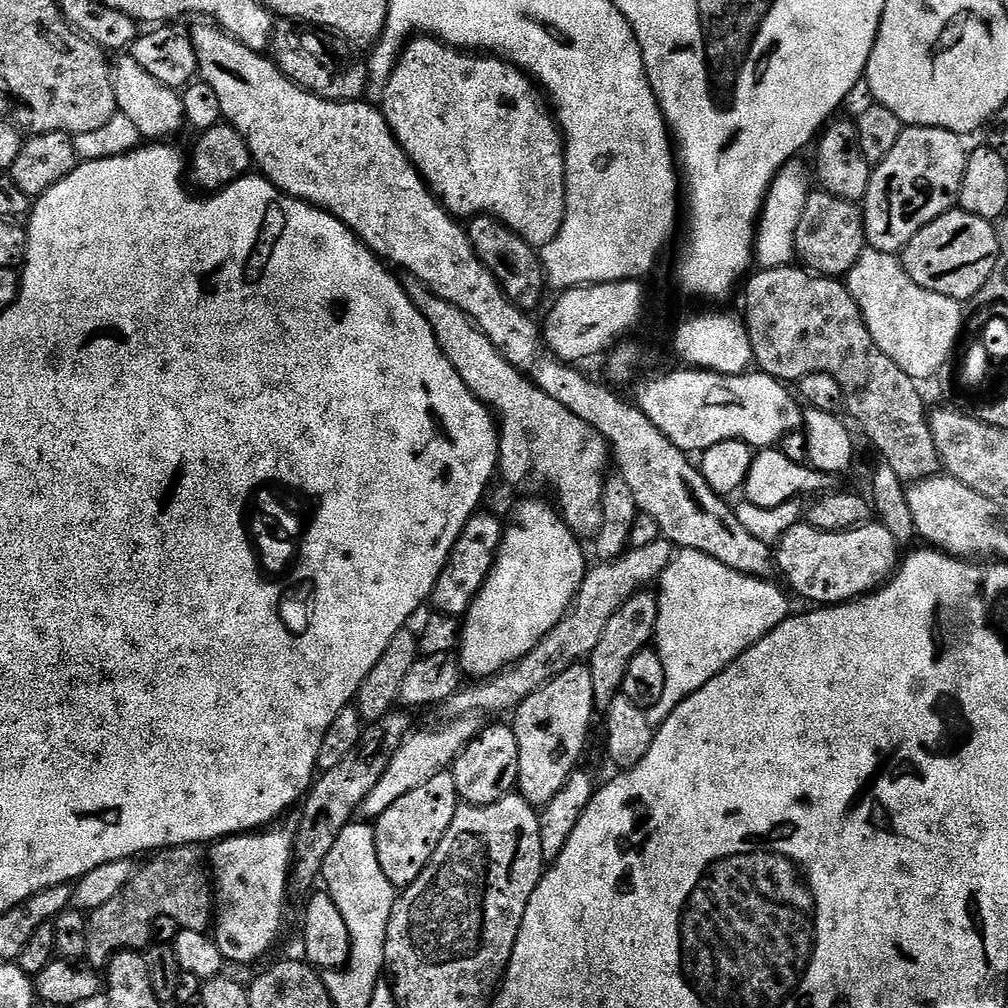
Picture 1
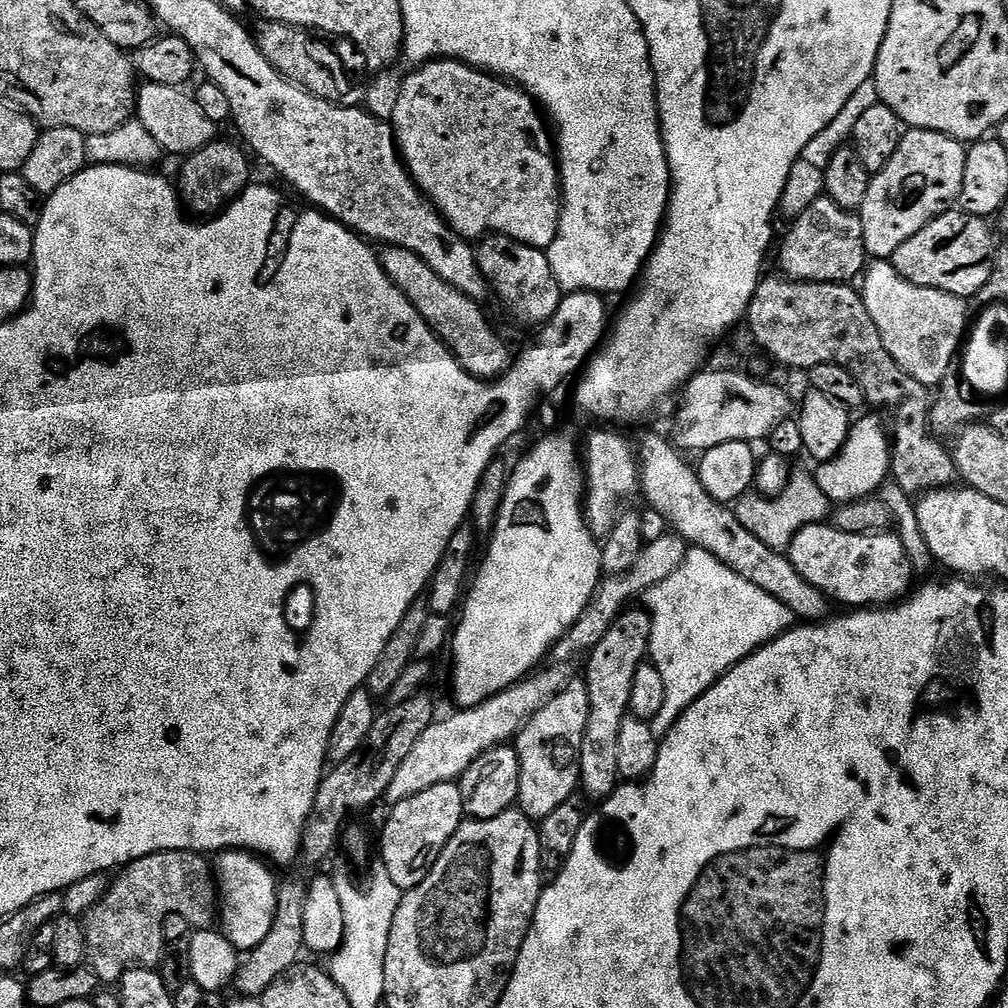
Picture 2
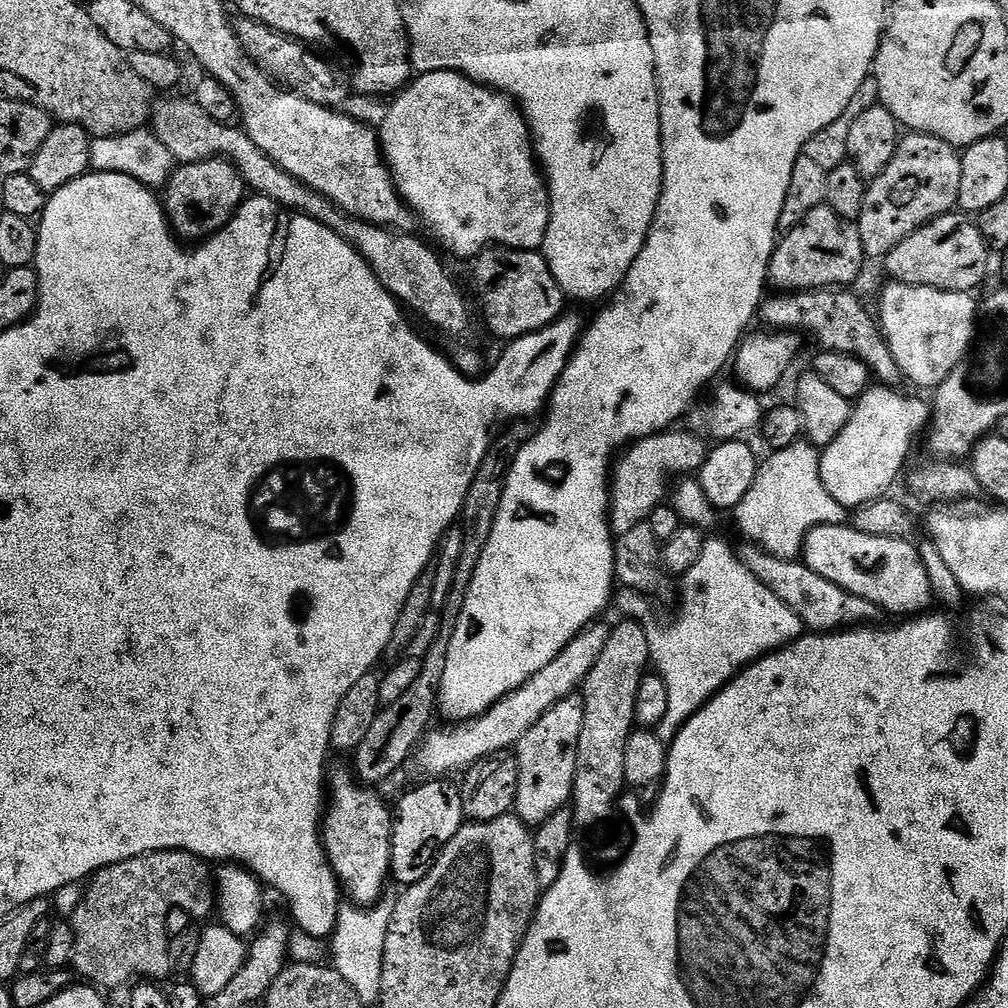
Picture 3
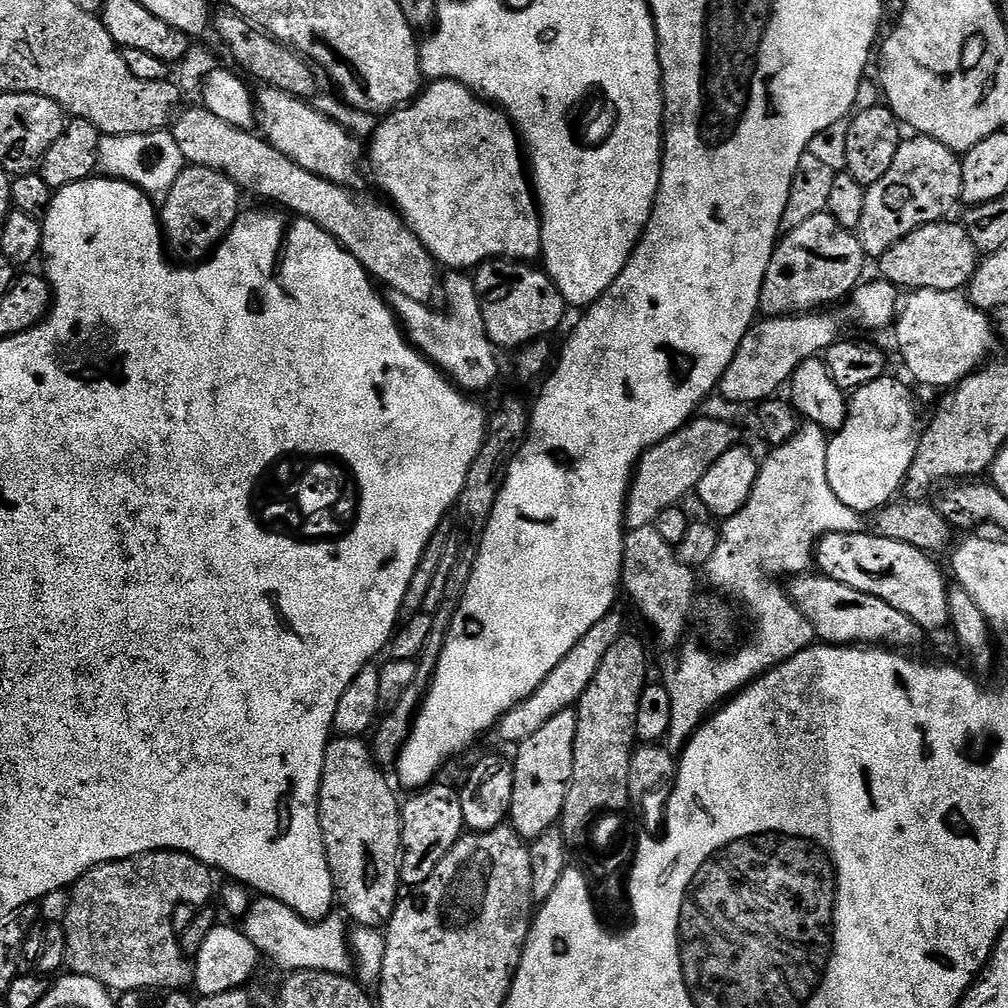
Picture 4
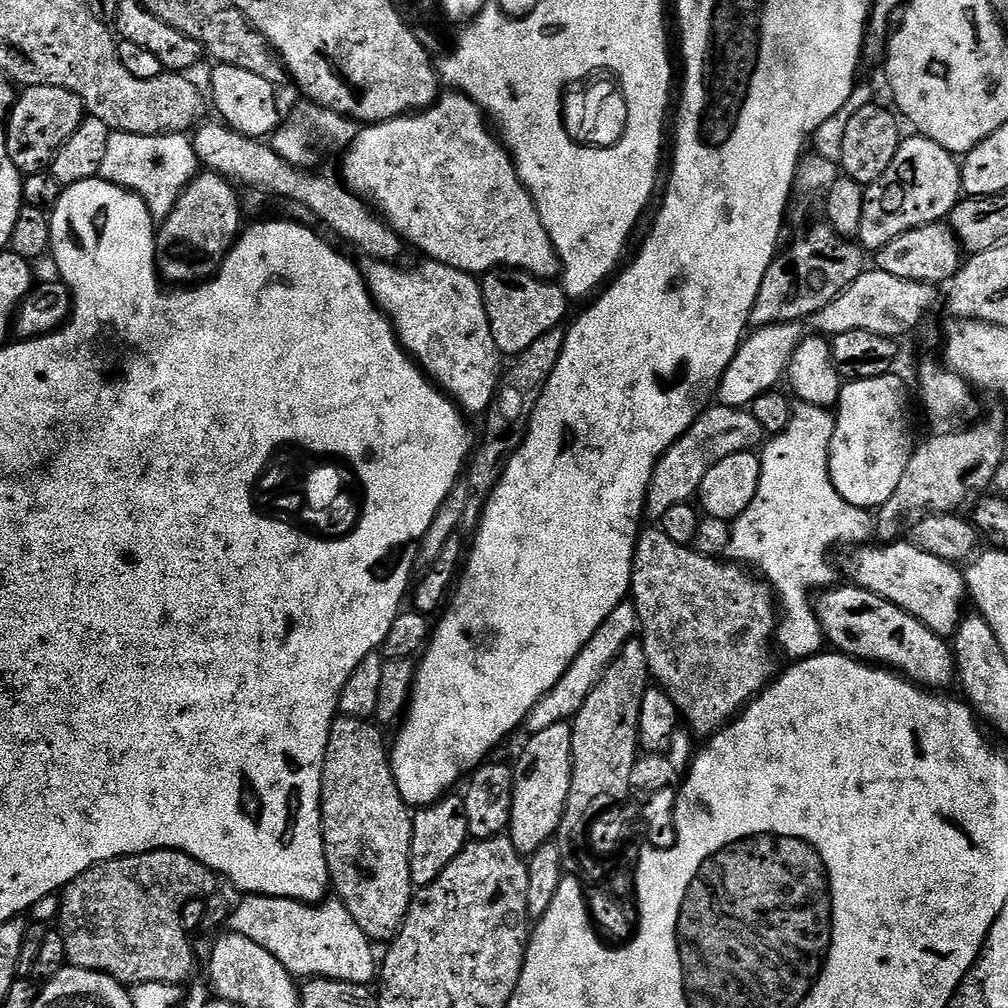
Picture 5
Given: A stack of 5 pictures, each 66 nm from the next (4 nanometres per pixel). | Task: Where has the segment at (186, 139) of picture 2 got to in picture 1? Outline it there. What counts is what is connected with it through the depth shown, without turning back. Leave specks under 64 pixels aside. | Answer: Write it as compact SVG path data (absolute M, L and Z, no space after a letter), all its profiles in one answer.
M120 54L115 57L110 68L114 98L119 115L130 118L134 126L138 126L141 137L148 142L164 142L176 138L180 131L186 128L184 114L184 97L179 91L170 86L162 86L151 74L146 74L138 62L130 54Z

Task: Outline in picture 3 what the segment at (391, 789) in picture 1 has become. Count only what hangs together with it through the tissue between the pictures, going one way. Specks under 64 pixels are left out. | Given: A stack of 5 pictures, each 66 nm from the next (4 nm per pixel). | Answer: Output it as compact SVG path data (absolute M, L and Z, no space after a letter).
M600 623L589 624L561 650L558 658L550 662L550 666L542 666L542 670L538 670L534 678L530 678L508 696L503 696L481 716L448 726L452 728L437 727L429 731L412 753L410 769L412 768L414 775L420 776L416 778L444 778L452 774L448 772L459 773L461 770L467 770L482 758L492 756L495 752L515 749L526 734L526 730L530 730L530 726L534 726L534 722L538 722L538 718L542 718L542 714L546 714L550 706L562 702L562 698L573 695L583 685L594 662L598 662L598 654L602 654L602 649L606 646L610 628L609 625Z

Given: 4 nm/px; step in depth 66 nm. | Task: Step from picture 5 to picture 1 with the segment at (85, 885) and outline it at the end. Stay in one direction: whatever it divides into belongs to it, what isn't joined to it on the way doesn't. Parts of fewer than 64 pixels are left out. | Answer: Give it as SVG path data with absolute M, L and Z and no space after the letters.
M185 846L182 848L166 848L151 857L149 864L144 864L135 869L130 878L130 882L126 882L126 886L122 886L122 890L118 894L114 894L114 898L110 898L110 902L106 902L106 906L98 906L98 910L94 910L88 916L88 955L86 957L87 963L91 964L93 968L100 970L107 965L108 961L112 959L116 952L127 952L129 950L144 950L153 943L153 930L155 920L162 918L163 915L169 915L174 918L181 926L191 926L194 931L205 931L213 923L214 920L214 884L210 879L209 869L206 867L206 860L199 856L197 849L192 846Z

